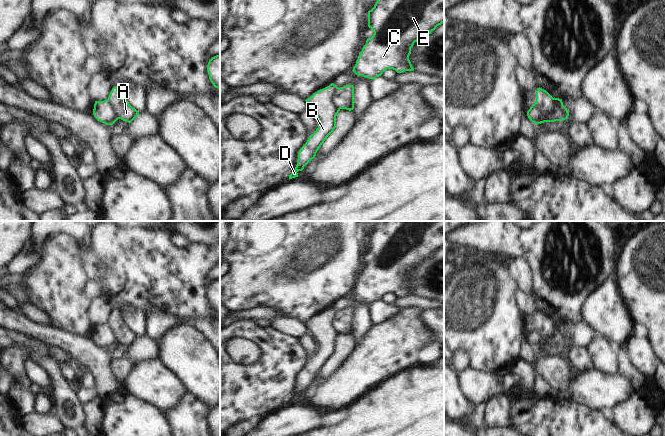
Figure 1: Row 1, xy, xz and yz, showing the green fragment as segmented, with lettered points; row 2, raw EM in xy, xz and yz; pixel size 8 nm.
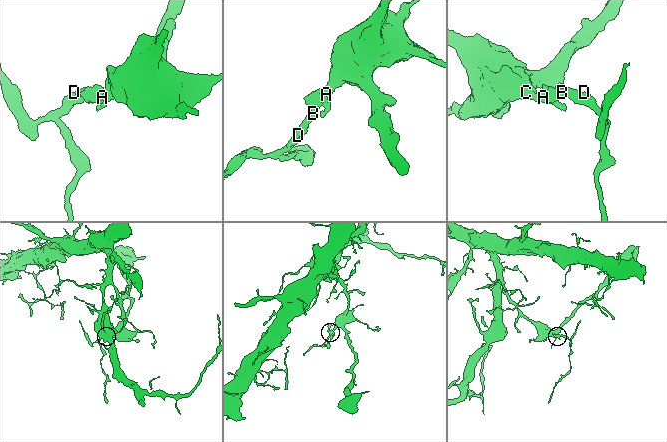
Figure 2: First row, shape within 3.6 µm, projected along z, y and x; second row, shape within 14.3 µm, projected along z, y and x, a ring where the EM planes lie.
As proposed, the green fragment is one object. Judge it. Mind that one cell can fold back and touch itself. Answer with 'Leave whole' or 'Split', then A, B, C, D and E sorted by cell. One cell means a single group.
Split. Groups: A C E / B D.

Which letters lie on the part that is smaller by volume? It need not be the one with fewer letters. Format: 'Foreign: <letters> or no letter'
Foreign: B, D

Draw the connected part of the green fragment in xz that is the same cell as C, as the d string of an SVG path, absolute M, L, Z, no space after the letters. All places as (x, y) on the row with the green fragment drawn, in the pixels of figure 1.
M377 0L368 11L368 27L374 34L366 40L352 71L368 79L381 76L387 69L393 69L397 73L414 71L409 60L411 48L442 23L444 0Z

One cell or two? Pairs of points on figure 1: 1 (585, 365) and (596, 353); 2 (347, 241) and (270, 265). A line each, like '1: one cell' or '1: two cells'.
1: two cells
2: one cell

